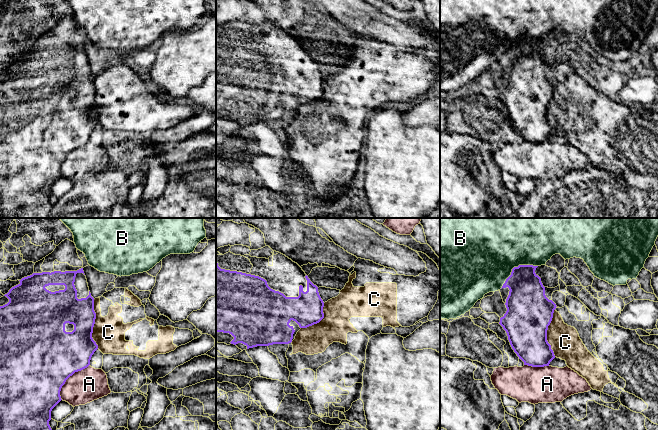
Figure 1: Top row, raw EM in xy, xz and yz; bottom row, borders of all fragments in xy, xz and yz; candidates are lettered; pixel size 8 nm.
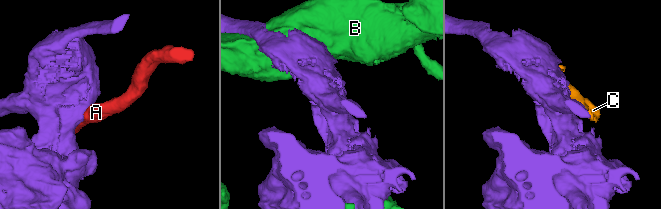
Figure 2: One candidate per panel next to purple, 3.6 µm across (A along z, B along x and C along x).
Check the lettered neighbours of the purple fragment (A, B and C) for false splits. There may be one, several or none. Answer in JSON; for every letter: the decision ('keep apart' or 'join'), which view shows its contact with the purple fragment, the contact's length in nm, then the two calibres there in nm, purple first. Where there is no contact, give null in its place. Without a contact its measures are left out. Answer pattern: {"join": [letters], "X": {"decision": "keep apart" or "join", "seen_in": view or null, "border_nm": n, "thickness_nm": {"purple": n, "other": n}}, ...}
{"join": [], "A": {"decision": "keep apart", "seen_in": "xy", "border_nm": 360, "thickness_nm": {"purple": 500, "other": 260}}, "B": {"decision": "keep apart", "seen_in": "yz", "border_nm": 360, "thickness_nm": {"purple": 280, "other": 500}}, "C": {"decision": "keep apart", "seen_in": "xy", "border_nm": 400, "thickness_nm": {"purple": 280, "other": 260}}}

